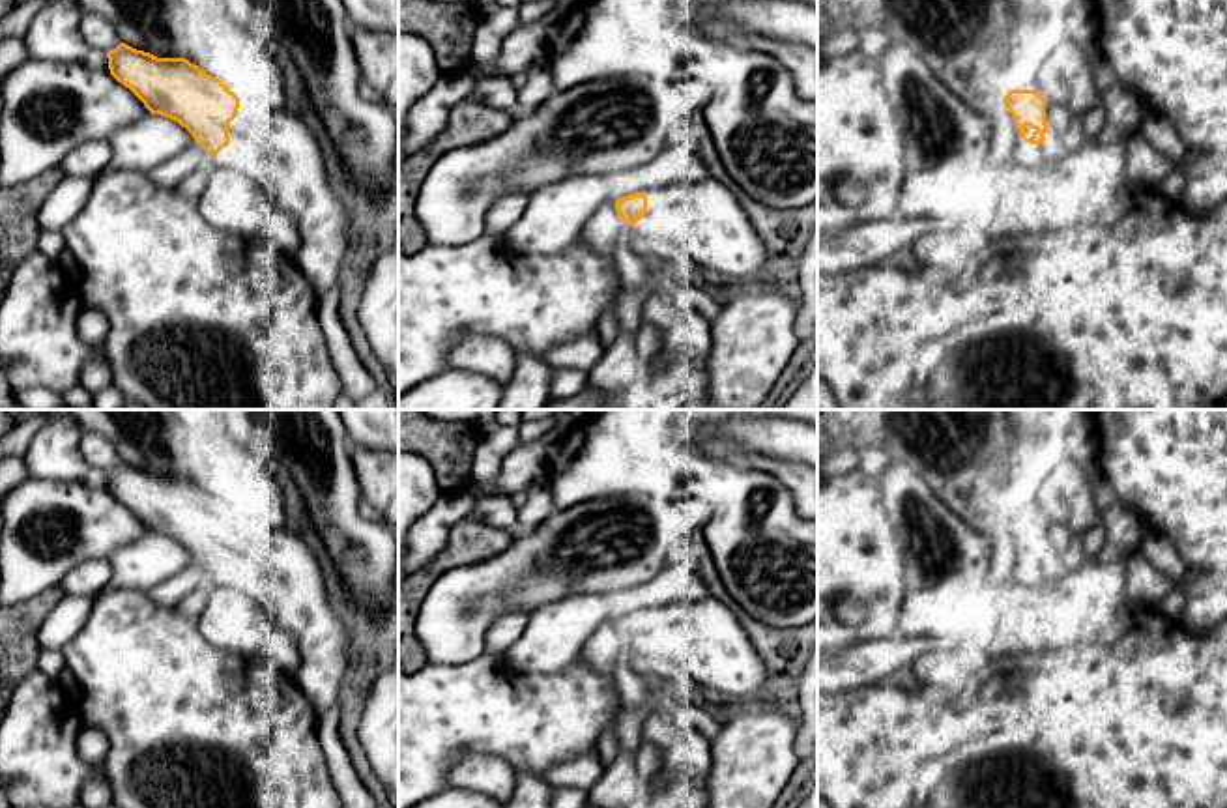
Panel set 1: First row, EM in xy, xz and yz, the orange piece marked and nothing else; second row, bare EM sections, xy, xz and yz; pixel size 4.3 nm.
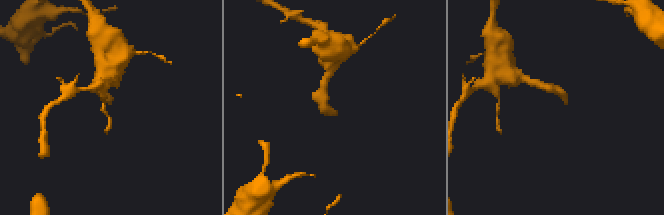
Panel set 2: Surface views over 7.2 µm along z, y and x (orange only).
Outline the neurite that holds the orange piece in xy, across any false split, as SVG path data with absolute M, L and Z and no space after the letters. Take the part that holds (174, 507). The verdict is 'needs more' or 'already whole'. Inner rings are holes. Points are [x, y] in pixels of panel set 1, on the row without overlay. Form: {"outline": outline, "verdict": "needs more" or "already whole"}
{"outline": "M125 462L107 471L110 494L129 507L152 533L161 533L185 546L206 574L219 572L232 584L258 584L260 602L279 627L297 642L301 664L294 681L316 713L335 705L348 668L348 632L327 597L322 567L307 541L288 529L273 531L260 546L232 561L228 544L239 527L239 516L219 498L185 477L157 477Z", "verdict": "needs more"}

